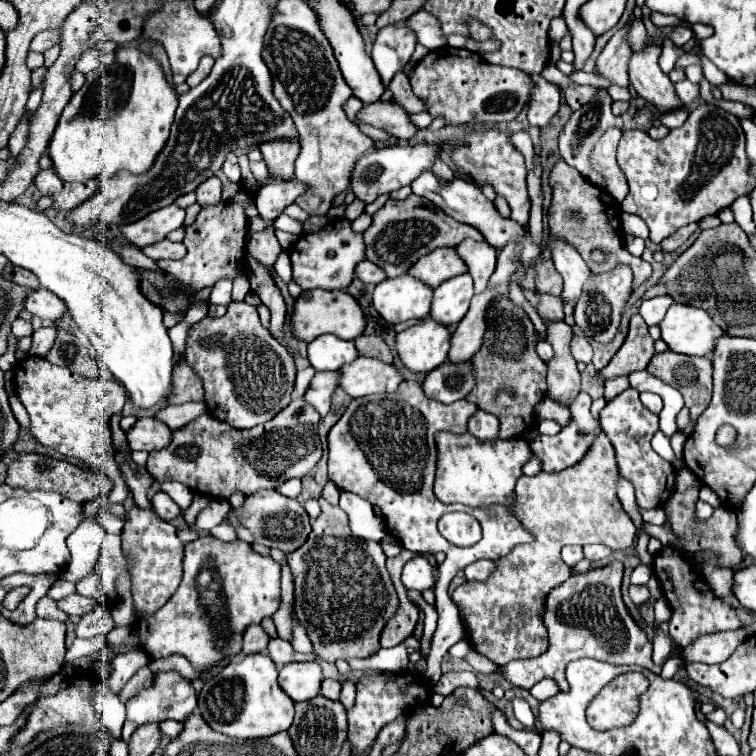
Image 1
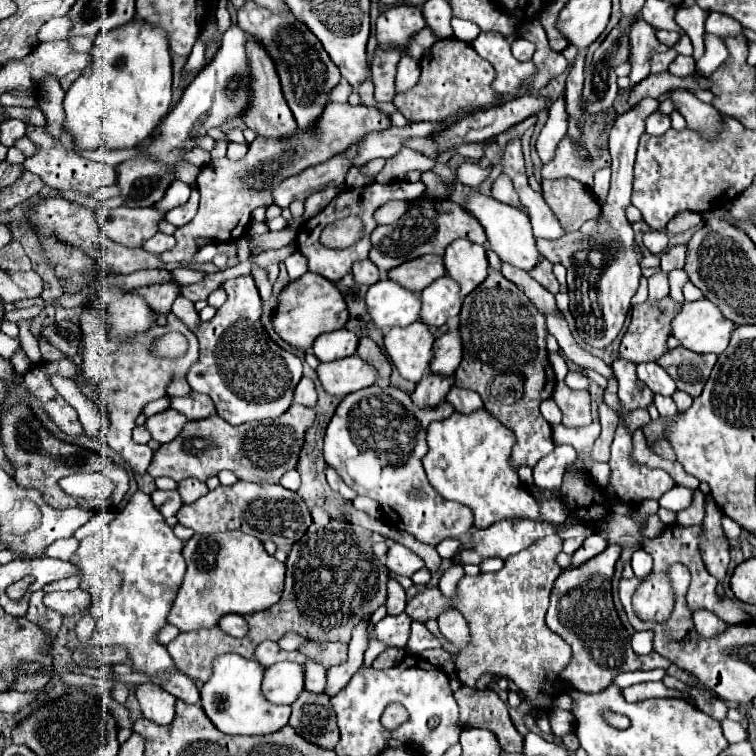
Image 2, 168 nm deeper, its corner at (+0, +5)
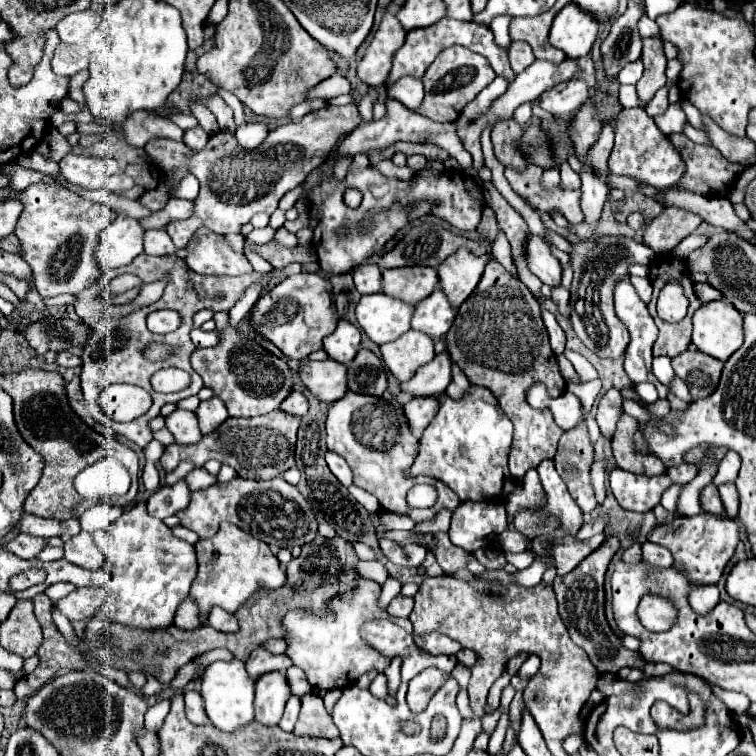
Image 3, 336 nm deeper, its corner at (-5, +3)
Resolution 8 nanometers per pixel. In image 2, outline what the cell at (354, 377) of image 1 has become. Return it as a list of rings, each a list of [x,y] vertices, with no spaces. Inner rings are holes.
[[[353,354],[335,362],[319,364],[317,378],[323,384],[325,392],[343,398],[351,392],[373,386],[379,380],[379,372],[375,370],[373,364]]]

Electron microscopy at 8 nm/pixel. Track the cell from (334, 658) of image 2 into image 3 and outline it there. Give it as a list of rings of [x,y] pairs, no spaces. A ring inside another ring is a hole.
[[[360,578],[358,584],[350,590],[350,594],[336,594],[326,602],[326,614],[318,616],[312,610],[290,610],[282,618],[282,626],[288,630],[286,642],[286,656],[292,660],[294,666],[302,668],[306,672],[306,678],[312,688],[318,690],[334,690],[334,688],[348,688],[356,684],[356,680],[376,668],[378,672],[384,672],[384,668],[390,664],[388,658],[378,654],[374,648],[366,646],[360,640],[360,624],[374,619],[389,619],[390,622],[398,624],[406,632],[412,633],[412,622],[406,618],[394,618],[388,616],[386,610],[376,610],[378,598],[380,598],[382,586]]]

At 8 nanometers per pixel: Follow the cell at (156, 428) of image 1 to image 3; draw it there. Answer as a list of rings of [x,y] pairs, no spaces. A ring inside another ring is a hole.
[[[176,408],[170,416],[166,416],[166,428],[174,434],[178,444],[196,444],[202,440],[202,432],[198,428],[198,418],[194,412]]]

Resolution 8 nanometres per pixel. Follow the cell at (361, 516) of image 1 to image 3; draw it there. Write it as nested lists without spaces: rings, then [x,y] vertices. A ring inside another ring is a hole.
[[[326,452],[324,458],[326,458],[326,464],[328,464],[330,472],[332,472],[344,486],[350,486],[350,484],[352,484],[352,470],[350,470],[348,462],[346,462],[342,456],[338,456],[336,452]]]

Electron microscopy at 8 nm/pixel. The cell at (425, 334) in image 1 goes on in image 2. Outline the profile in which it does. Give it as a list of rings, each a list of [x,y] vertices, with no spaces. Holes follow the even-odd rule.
[[[413,322],[405,328],[391,328],[385,334],[383,346],[399,374],[407,380],[419,382],[431,366],[433,342],[435,336],[429,328],[423,322]]]

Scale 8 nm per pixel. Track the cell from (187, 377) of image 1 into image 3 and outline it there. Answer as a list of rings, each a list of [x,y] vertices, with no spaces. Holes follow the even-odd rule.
[[[210,398],[200,402],[196,416],[200,422],[202,434],[212,434],[228,418],[228,410],[220,398]]]

